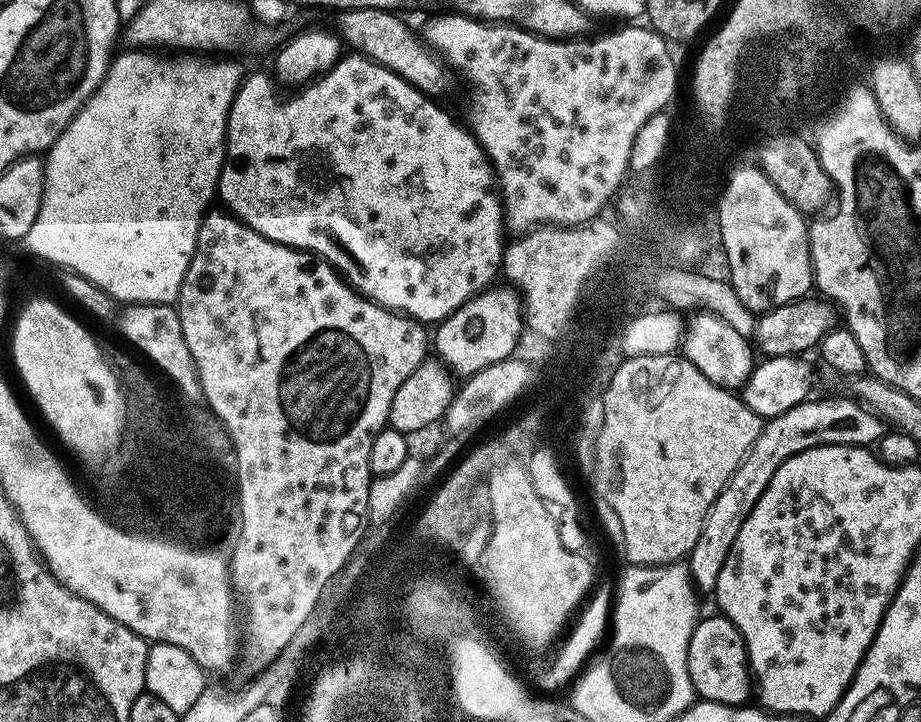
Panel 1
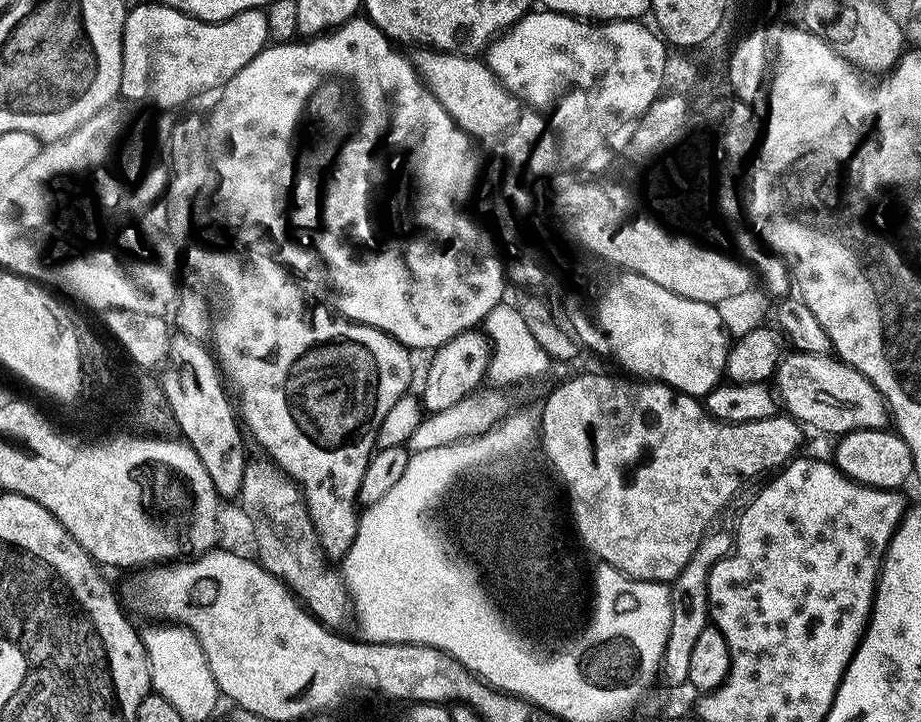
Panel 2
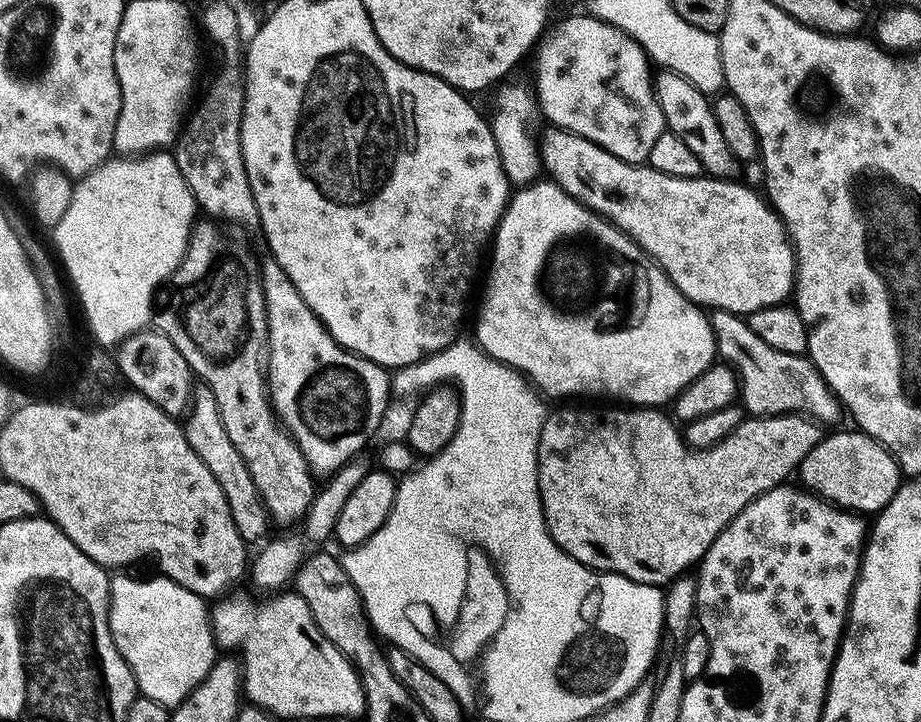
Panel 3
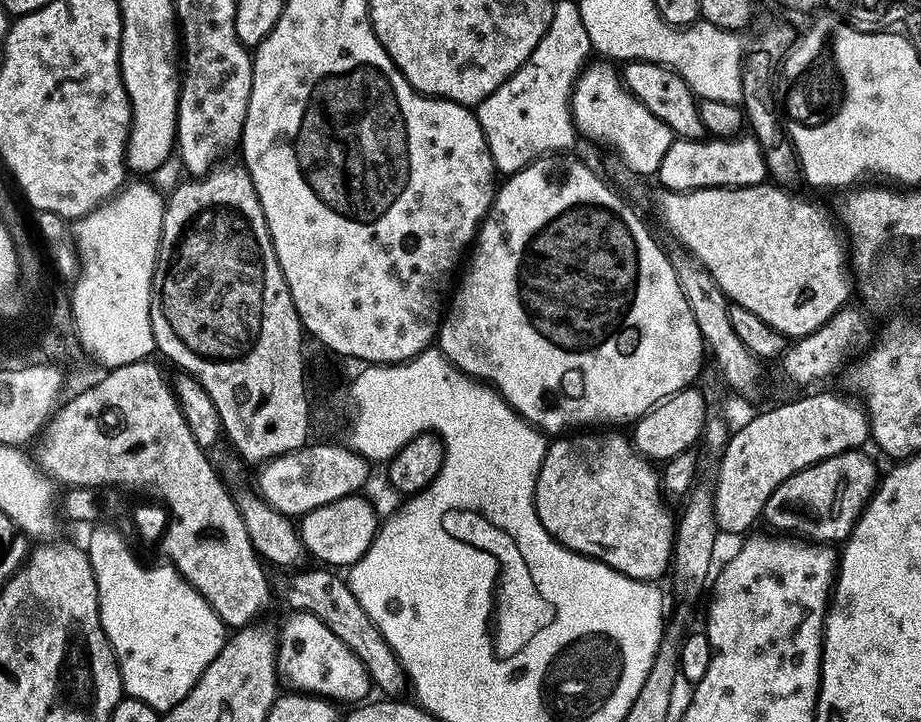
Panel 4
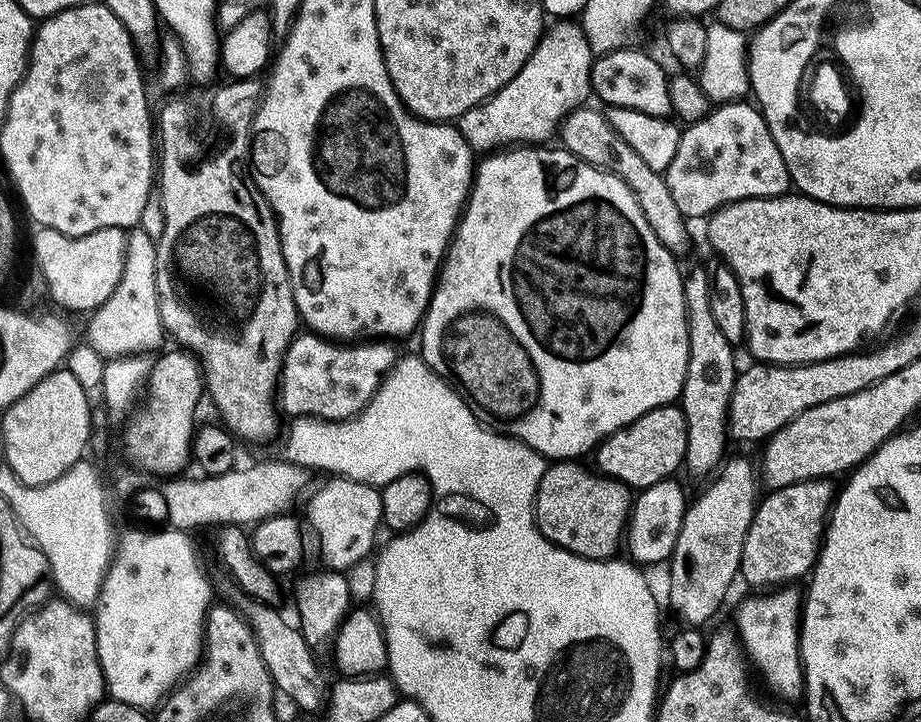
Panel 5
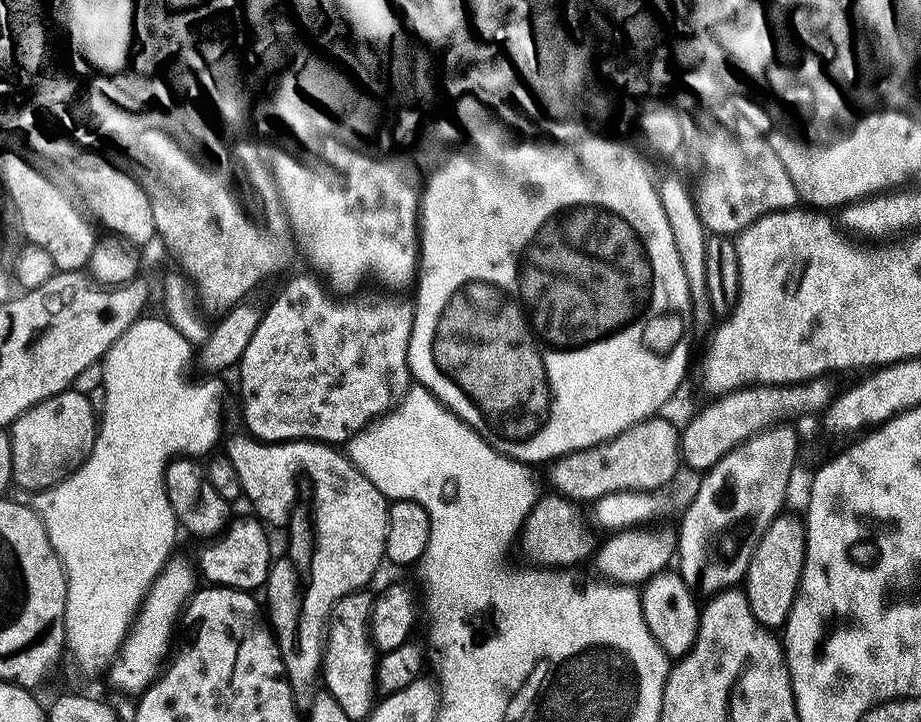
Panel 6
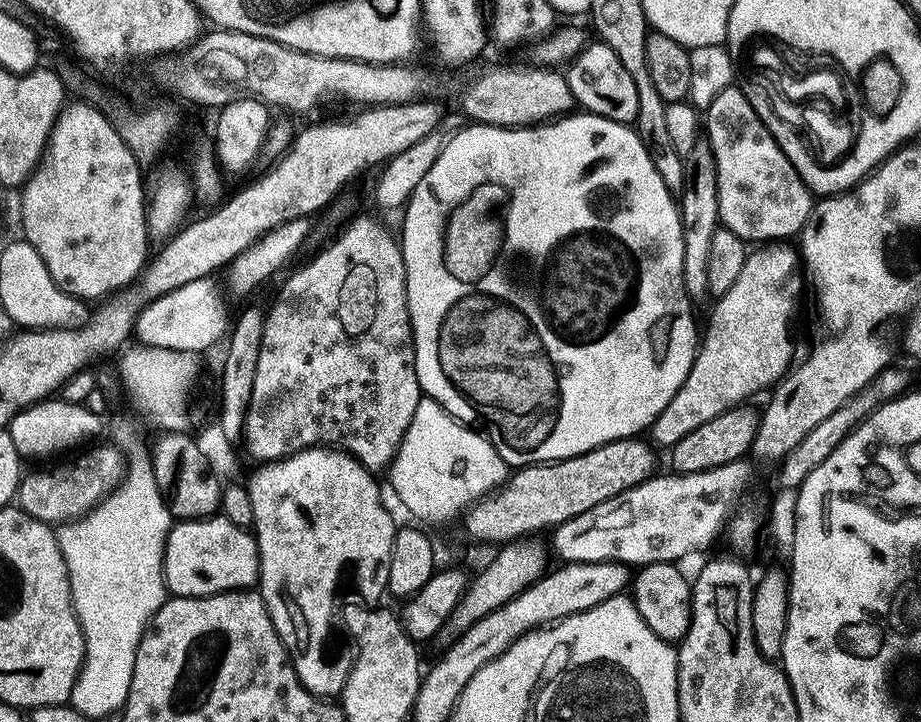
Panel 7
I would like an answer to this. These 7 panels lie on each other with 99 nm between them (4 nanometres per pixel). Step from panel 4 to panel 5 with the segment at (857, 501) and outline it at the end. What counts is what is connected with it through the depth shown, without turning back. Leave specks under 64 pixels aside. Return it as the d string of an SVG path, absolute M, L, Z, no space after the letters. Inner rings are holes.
M829 479L798 483L769 493L759 503L743 546L740 575L752 589L764 592L790 586L815 571L835 503L836 488L831 484Z

